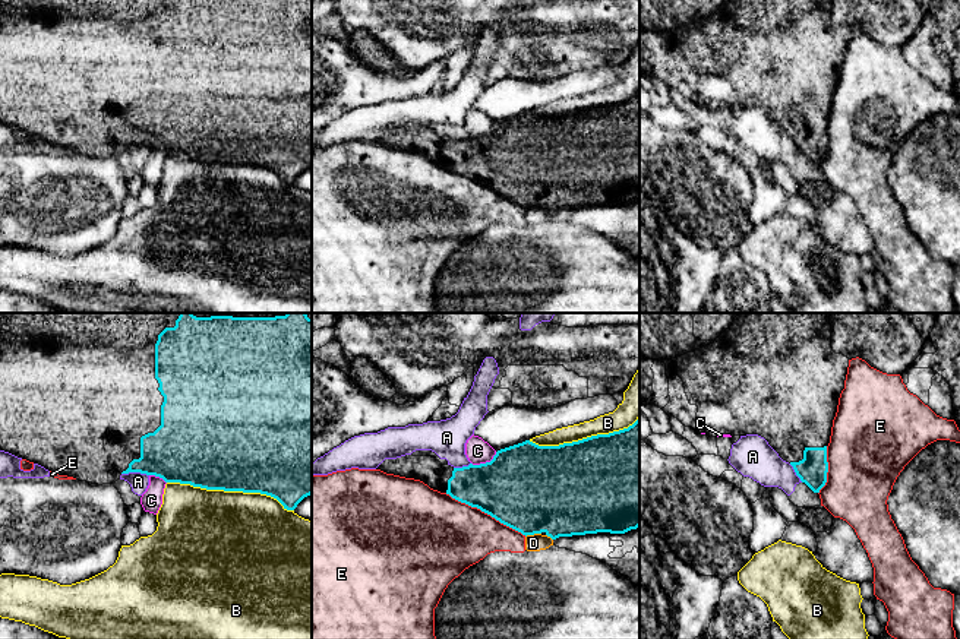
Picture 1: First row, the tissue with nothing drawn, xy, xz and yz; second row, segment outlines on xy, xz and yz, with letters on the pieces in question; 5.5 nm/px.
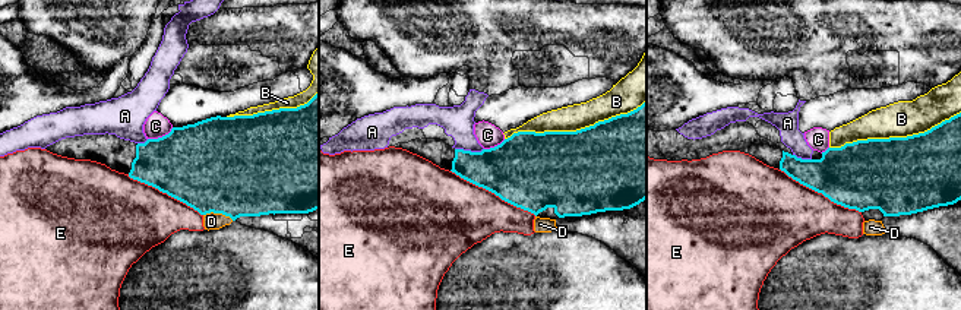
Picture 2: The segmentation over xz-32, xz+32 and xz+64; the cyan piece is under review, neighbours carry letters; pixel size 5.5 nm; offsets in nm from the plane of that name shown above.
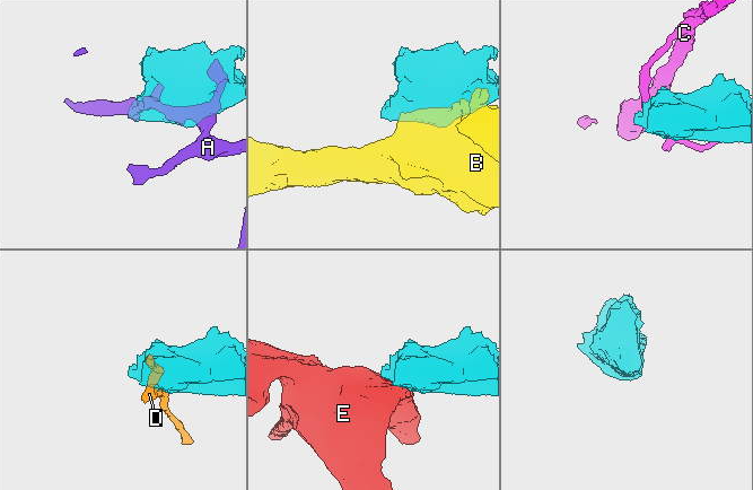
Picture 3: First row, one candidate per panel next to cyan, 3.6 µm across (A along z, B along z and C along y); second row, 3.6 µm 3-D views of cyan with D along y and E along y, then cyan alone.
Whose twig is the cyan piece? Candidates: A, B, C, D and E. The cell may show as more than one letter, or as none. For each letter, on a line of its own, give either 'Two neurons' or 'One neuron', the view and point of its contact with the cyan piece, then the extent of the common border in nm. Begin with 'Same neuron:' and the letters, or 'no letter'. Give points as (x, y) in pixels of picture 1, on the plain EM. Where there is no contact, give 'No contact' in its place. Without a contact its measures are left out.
Same neuron: no letter
A: Two neurons. Touches cyan at xy (135, 144). Shared border 150 nm
B: Two neurons. Touches cyan at xy (230, 163). Shared border 700 nm
C: Two neurons. Touches cyan at xz (486, 135). Shared border 160 nm
D: Two neurons. Touches cyan at xz (533, 206). Shared border 90 nm
E: Two neurons. Touches cyan at xz (486, 184). Shared border 500 nm

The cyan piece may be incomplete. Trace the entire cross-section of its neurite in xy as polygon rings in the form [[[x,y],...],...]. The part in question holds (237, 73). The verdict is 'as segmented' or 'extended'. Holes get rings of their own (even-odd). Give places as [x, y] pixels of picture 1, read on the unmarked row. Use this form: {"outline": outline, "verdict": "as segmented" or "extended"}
{"outline": [[[0,0],[0,123],[38,136],[59,148],[92,156],[114,156],[121,146],[155,148],[165,155],[190,156],[206,162],[260,165],[294,183],[312,167],[312,0]]], "verdict": "extended"}

